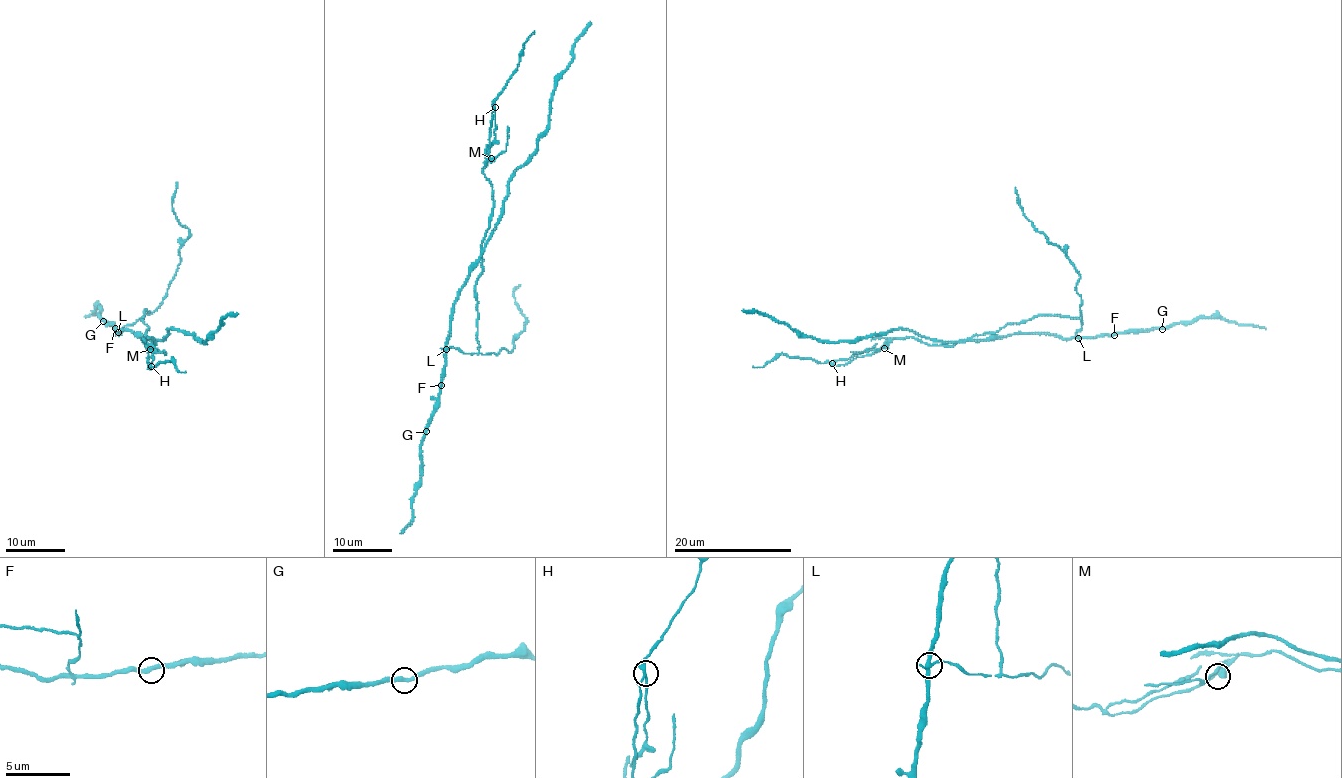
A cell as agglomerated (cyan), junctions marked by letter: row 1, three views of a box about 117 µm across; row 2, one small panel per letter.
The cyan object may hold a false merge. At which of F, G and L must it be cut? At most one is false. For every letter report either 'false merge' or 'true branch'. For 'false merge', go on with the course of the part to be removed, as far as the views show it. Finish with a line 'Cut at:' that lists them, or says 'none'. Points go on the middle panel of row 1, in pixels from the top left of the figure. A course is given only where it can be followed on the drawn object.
F: true branch
G: true branch
L: false merge; course (446, 349), (479, 352), (474, 285), (493, 207), (483, 173), (492, 113), (534, 31)
Cut at: L

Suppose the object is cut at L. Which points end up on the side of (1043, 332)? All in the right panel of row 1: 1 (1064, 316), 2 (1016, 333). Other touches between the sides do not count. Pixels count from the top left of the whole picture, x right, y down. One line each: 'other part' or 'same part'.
1: other part
2: same part

